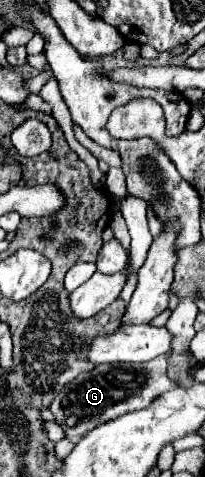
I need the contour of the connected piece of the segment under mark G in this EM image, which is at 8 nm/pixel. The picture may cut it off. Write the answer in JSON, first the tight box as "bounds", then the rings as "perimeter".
{"bounds":[51,354,177,442],"perimeter":[[[169,354],[157,356],[155,360],[143,364],[101,364],[91,372],[79,374],[73,382],[69,382],[53,400],[51,412],[57,418],[57,424],[63,428],[65,436],[71,442],[79,442],[83,434],[93,430],[95,426],[115,420],[131,410],[147,408],[157,396],[167,390],[177,388],[177,380],[167,374]]]}

